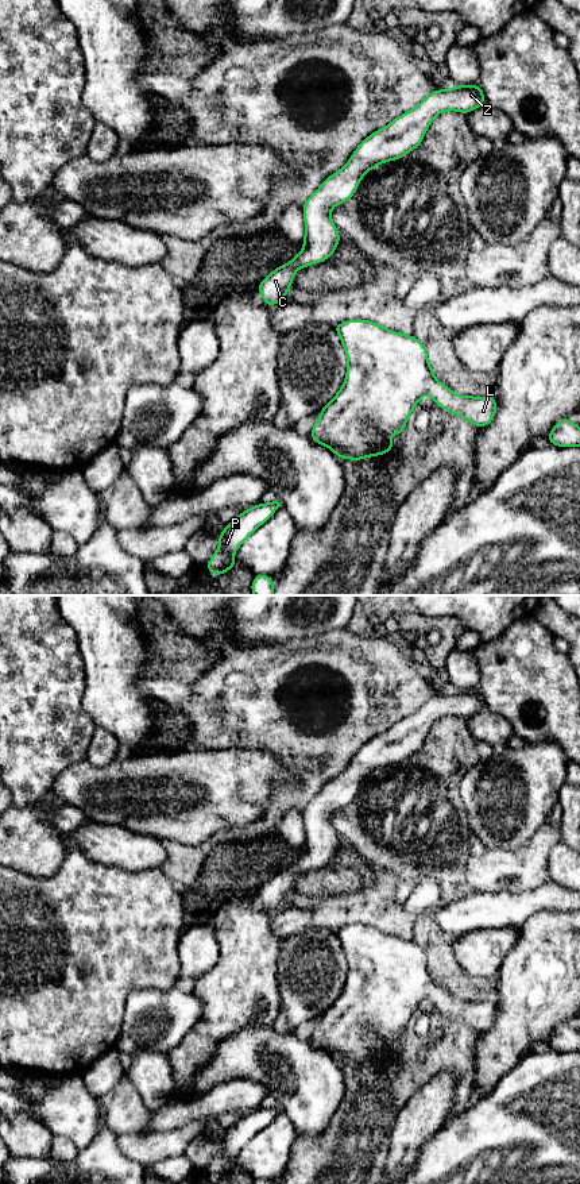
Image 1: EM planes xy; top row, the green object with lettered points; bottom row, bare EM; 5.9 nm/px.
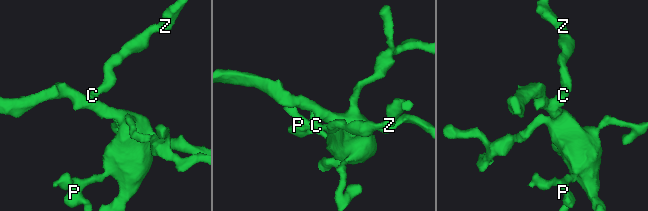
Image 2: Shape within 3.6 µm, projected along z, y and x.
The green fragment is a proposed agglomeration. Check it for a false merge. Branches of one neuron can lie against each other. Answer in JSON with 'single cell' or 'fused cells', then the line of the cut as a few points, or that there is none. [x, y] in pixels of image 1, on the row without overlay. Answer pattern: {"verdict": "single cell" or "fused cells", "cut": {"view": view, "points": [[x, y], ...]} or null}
{"verdict": "single cell", "cut": null}

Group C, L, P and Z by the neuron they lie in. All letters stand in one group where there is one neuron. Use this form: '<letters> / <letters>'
C L P Z

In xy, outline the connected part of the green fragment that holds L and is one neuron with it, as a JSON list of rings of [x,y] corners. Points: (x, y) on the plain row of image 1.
[[[359,923],[337,929],[333,934],[339,938],[344,950],[348,963],[348,975],[340,996],[321,1014],[321,1019],[309,1041],[316,1048],[330,1053],[340,1065],[348,1061],[356,1067],[368,1061],[384,1060],[387,1056],[394,1054],[395,1050],[388,1041],[403,1038],[411,1015],[425,999],[432,1000],[441,1014],[452,1019],[459,1019],[479,1033],[492,1026],[498,1013],[496,1003],[455,999],[448,991],[436,984],[433,980],[434,975],[428,967],[426,953],[417,942],[394,937],[376,927]]]

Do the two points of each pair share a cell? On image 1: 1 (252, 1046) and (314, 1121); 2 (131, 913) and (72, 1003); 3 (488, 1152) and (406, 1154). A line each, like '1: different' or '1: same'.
1: same
2: same
3: different

